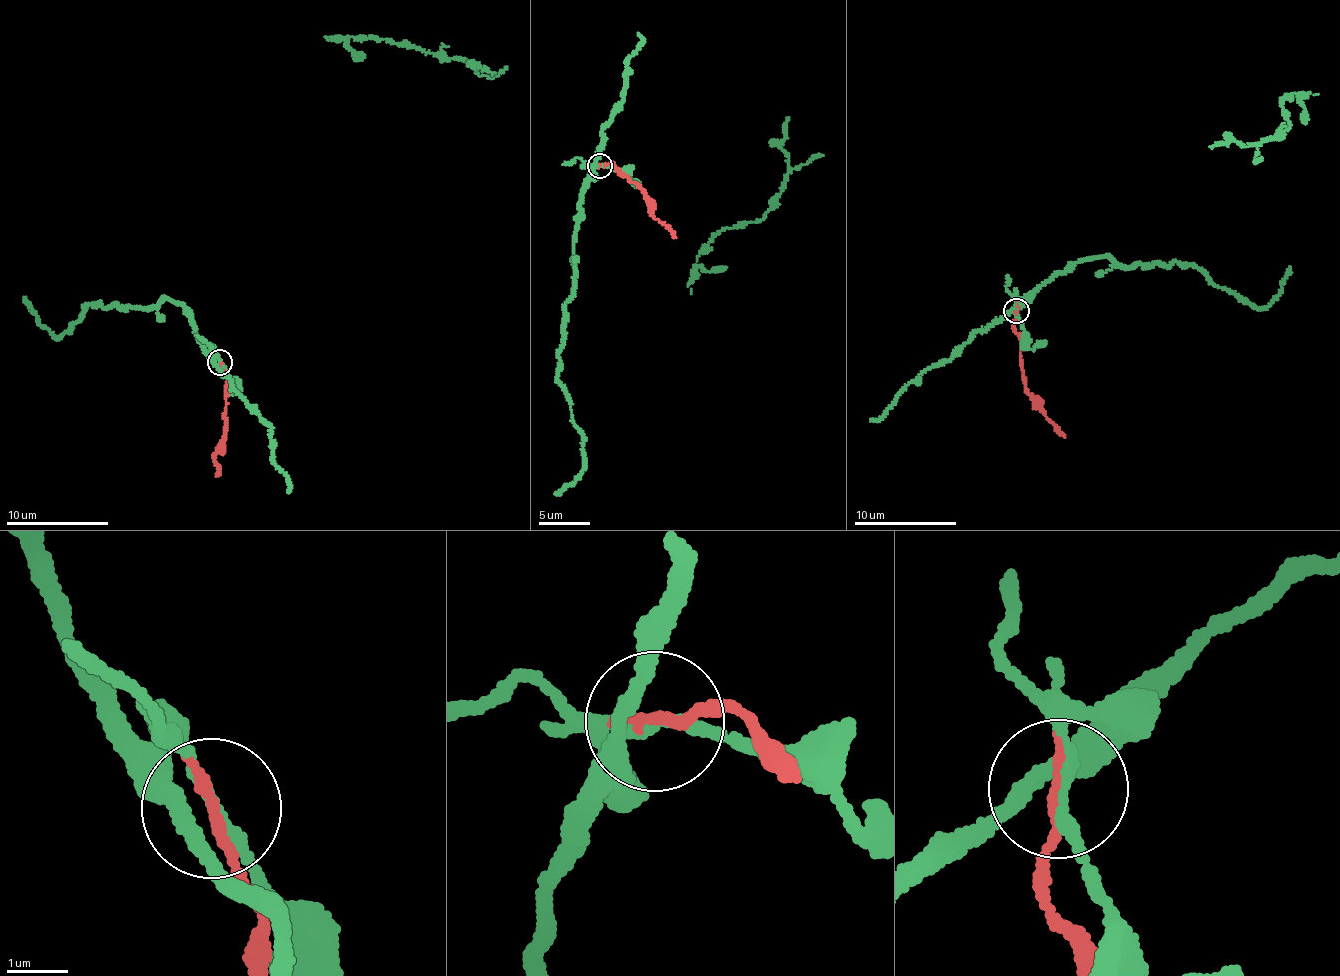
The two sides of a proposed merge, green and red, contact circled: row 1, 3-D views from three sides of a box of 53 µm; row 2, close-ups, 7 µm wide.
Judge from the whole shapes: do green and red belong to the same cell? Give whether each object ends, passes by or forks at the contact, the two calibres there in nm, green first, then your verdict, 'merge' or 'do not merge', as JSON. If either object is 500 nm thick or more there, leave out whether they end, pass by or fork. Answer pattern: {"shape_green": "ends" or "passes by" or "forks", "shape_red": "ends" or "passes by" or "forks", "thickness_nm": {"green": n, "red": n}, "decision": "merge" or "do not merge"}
{"shape_green": "passes by", "shape_red": "ends", "thickness_nm": {"green": 180, "red": 200}, "decision": "do not merge"}

